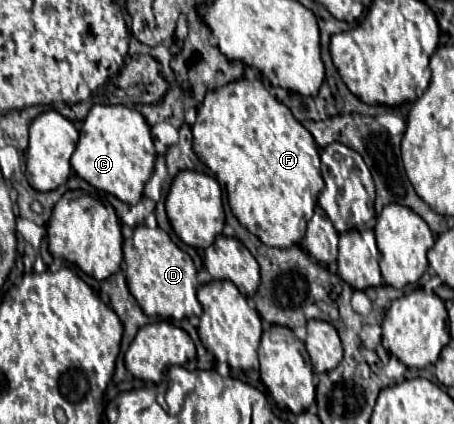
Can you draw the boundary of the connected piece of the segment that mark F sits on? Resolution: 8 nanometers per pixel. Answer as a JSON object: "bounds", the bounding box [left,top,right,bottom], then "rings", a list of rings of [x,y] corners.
{"bounds":[191,75,325,247],"rings":[[[259,75],[253,81],[241,79],[221,87],[219,91],[209,91],[197,111],[197,121],[191,131],[193,151],[211,169],[215,179],[225,185],[229,207],[239,223],[269,247],[299,245],[305,237],[305,225],[313,217],[317,197],[325,185],[320,171],[320,154],[311,133],[269,93]]]}

